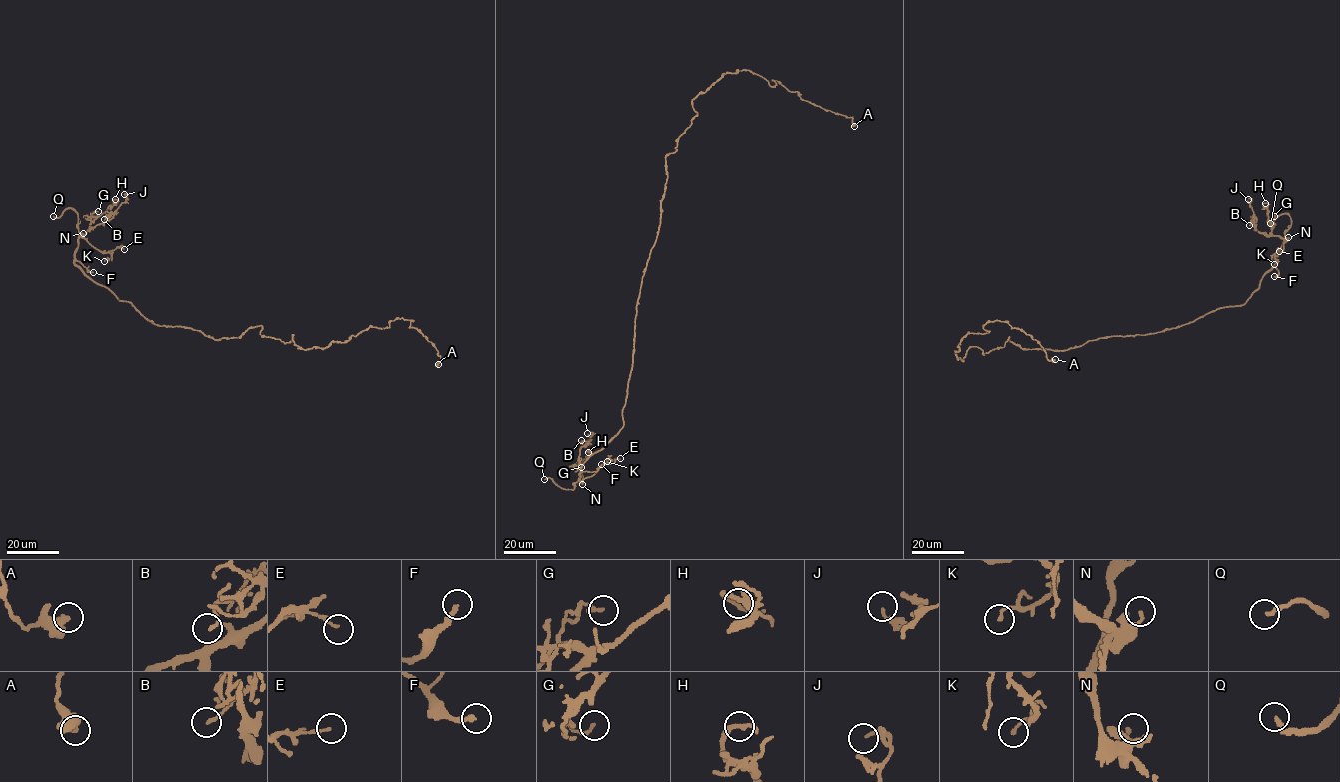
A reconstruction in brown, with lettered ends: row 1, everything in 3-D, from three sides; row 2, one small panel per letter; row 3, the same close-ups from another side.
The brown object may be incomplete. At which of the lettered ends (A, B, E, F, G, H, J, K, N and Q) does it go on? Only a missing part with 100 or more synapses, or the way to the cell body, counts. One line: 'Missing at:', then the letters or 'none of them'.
Missing at: Q

